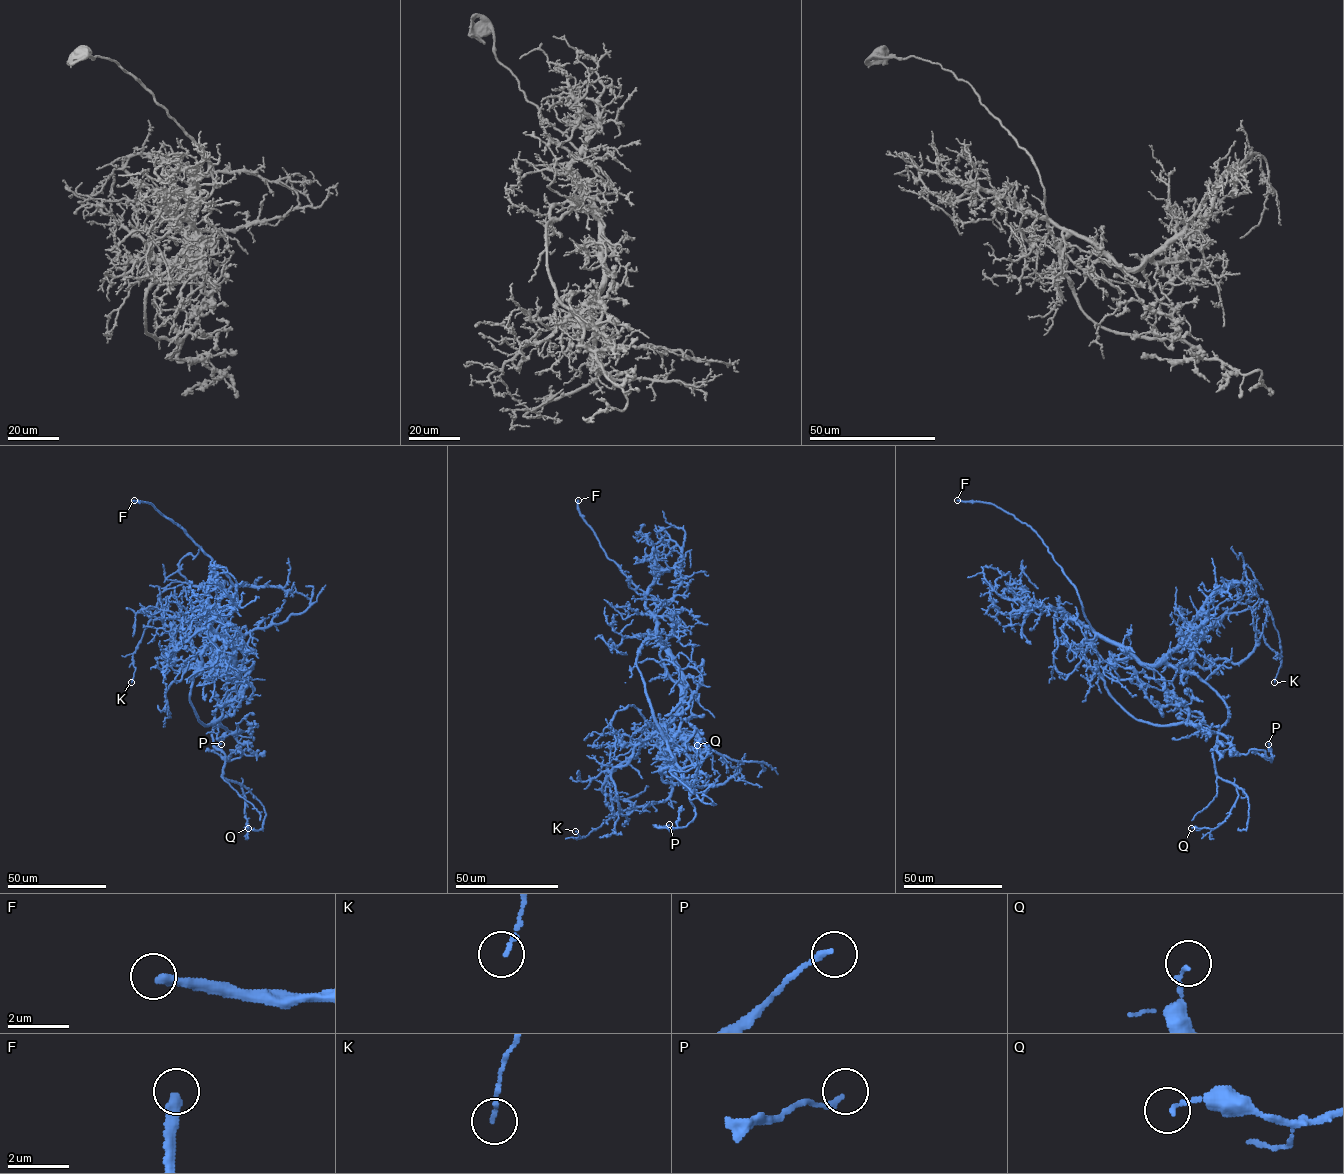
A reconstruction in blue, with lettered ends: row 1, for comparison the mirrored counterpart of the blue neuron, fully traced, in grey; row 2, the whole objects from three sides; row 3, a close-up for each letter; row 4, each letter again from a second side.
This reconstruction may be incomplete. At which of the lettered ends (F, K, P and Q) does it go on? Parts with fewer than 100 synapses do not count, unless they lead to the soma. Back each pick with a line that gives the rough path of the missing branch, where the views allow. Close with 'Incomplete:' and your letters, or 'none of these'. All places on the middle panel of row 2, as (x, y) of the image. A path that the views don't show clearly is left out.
F: Course of what is missing: (578, 500), (575, 490), (550, 468)
Incomplete: F

